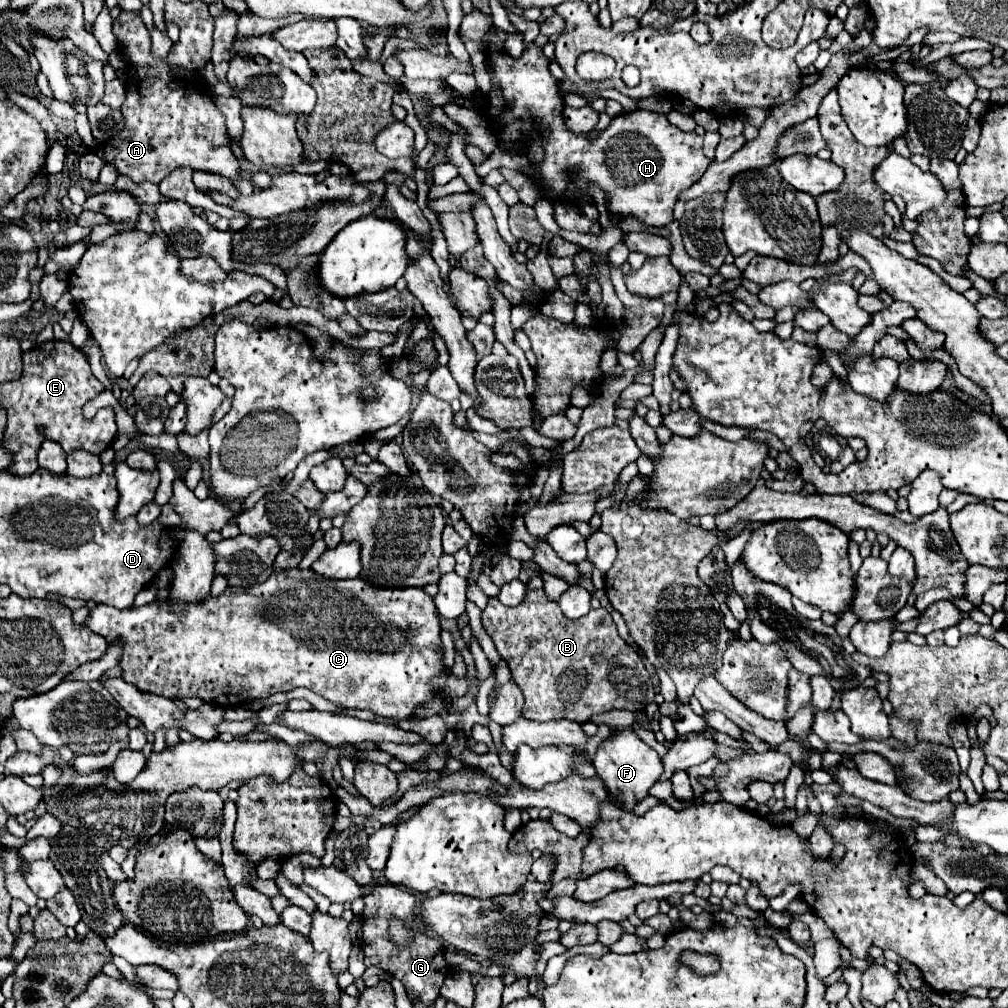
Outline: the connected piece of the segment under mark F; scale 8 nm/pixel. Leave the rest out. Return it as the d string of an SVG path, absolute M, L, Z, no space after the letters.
M631 727L617 731L617 737L613 737L613 741L603 741L599 745L597 755L593 759L593 767L595 767L597 775L599 775L599 779L603 781L603 785L607 787L609 795L615 799L615 803L623 811L633 811L633 807L649 795L649 789L663 775L661 757L657 755L657 751L653 747L643 743L633 733Z

